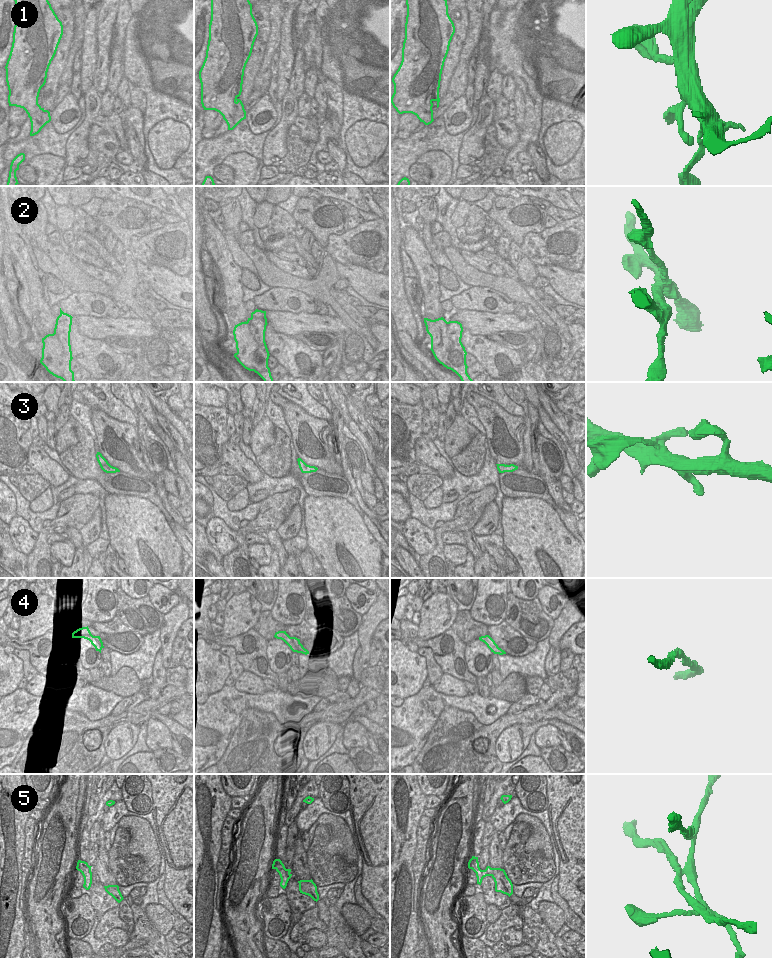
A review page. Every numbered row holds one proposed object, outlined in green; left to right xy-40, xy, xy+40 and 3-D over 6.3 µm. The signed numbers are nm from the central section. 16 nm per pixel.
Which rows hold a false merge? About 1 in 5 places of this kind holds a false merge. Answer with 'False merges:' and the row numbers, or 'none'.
False merges: 2, 5

